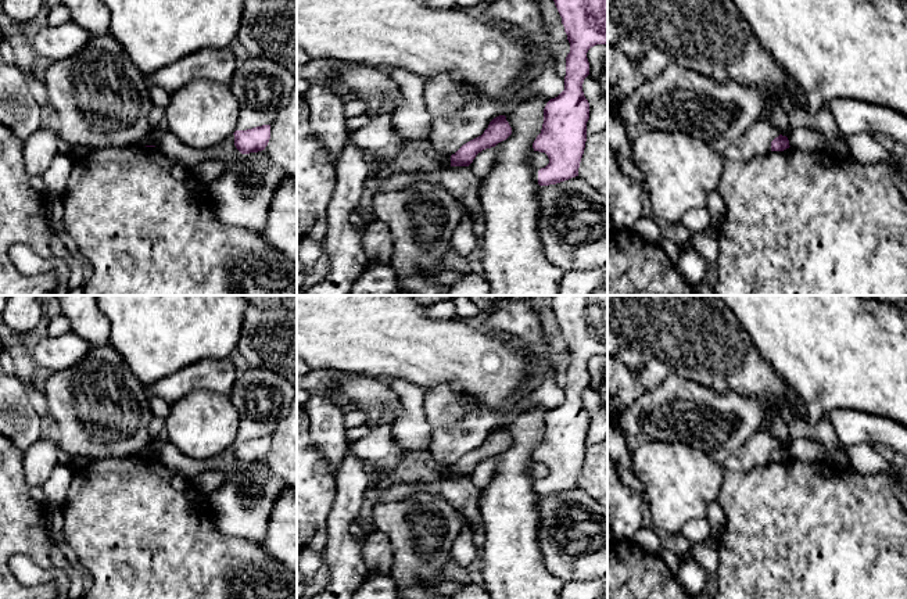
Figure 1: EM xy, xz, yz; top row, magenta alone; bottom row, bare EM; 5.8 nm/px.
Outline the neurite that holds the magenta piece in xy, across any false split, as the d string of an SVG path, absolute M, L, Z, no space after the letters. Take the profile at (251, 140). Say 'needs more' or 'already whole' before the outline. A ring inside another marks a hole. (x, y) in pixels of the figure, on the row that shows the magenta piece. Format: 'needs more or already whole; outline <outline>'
already whole; outline M262 125L247 130L236 130L234 146L241 154L265 150L270 139L270 125Z

